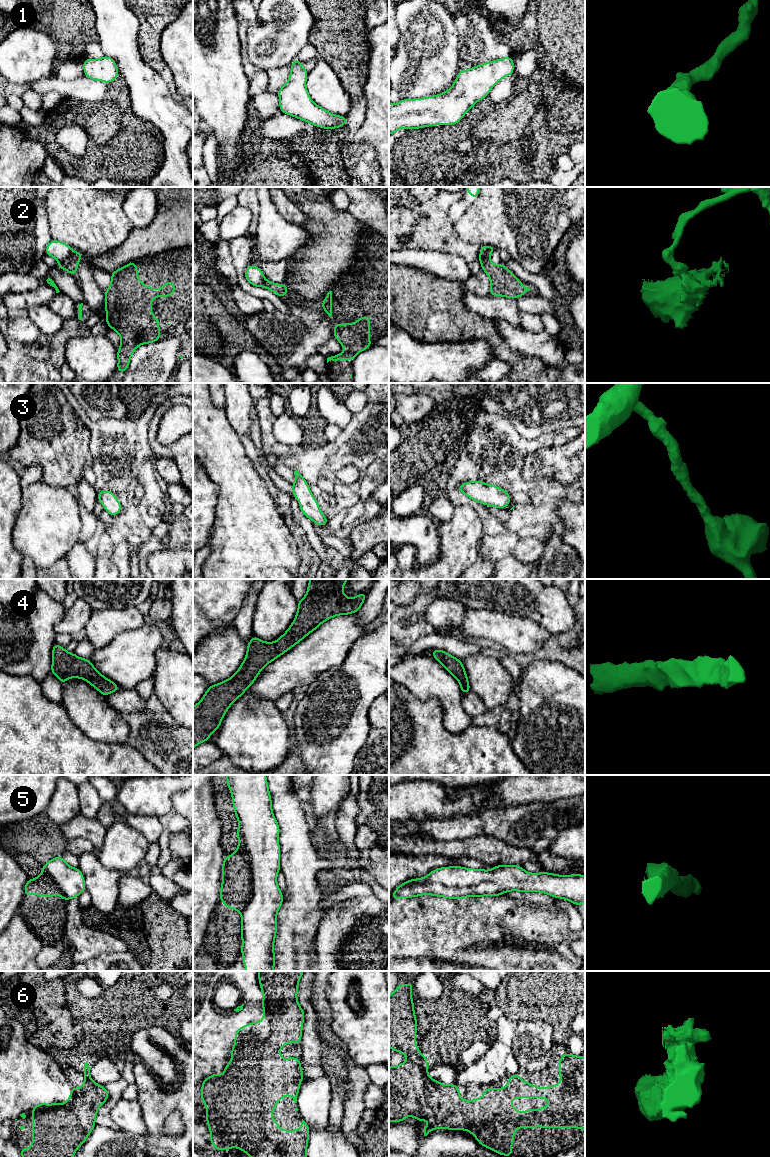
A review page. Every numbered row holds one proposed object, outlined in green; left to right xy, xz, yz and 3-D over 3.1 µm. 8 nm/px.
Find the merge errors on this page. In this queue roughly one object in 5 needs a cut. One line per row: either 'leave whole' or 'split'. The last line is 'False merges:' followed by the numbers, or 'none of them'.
1: leave whole
2: split
3: leave whole
4: leave whole
5: leave whole
6: leave whole
False merges: 2

